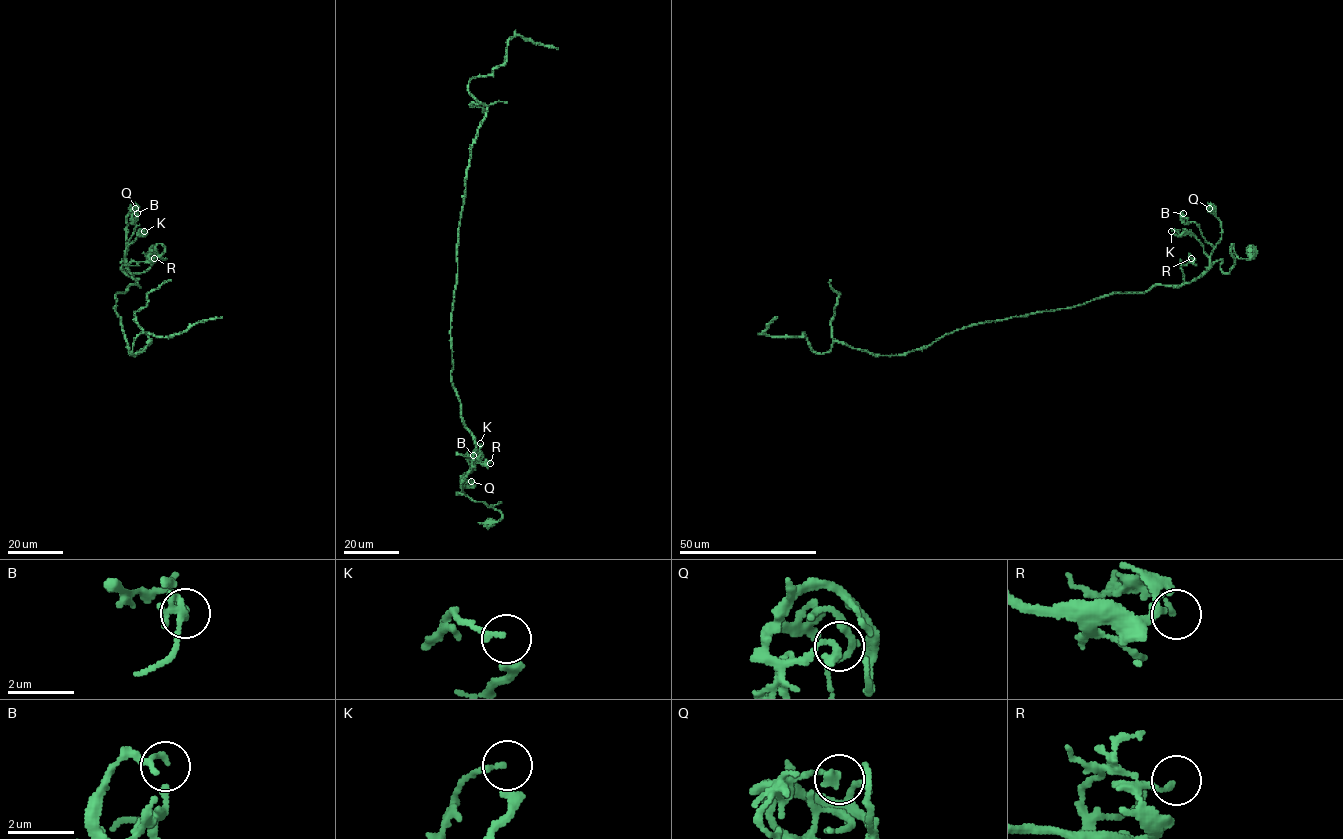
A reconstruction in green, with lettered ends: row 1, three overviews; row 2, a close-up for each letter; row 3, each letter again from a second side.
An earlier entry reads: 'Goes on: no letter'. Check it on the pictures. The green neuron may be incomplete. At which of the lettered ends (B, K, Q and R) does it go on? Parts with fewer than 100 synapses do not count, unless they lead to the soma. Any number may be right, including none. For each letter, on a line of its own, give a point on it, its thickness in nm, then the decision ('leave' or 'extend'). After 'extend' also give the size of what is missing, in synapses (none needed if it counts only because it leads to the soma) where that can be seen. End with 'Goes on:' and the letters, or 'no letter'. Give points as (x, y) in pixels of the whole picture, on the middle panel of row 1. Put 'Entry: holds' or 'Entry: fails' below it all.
B: (473, 455) | 90 nm | leave
K: (480, 443) | 150 nm | leave
Q: (471, 481) | 280 nm | leave
R: (490, 463) | 130 nm | leave
Goes on: no letter
Entry: holds

